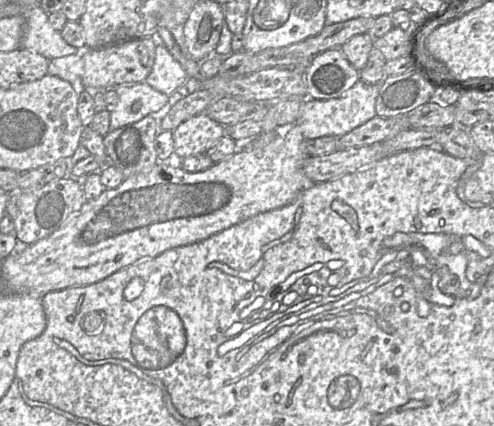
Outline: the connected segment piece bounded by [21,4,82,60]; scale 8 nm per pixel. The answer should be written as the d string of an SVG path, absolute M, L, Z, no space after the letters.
M36 4L24 12L26 28L21 40L21 48L34 51L48 60L76 54L79 50L69 45L55 30L40 4Z

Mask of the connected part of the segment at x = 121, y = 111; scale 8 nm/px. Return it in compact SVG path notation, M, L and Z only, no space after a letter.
M145 81L111 89L115 89L119 102L116 109L110 113L110 131L138 122L148 115L160 116L171 105L170 96L155 90Z

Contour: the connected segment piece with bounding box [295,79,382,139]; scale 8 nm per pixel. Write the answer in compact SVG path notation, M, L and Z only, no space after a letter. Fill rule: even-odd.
M360 79L340 97L329 100L303 100L299 117L295 123L300 125L305 139L316 139L324 136L341 137L353 129L366 123L376 114L376 99L382 86L382 81L367 84Z

